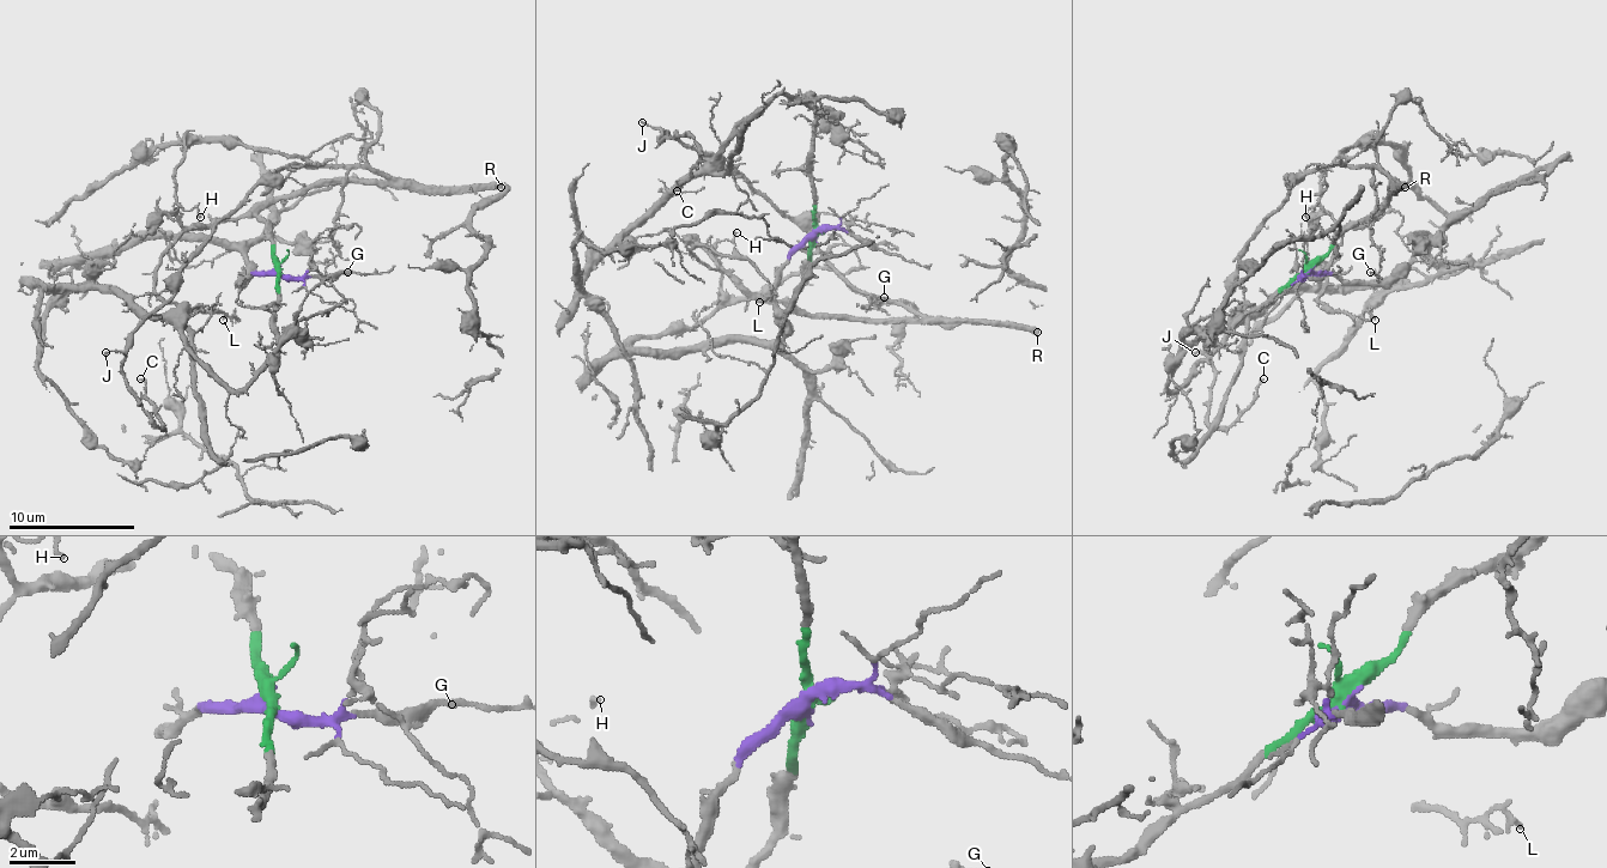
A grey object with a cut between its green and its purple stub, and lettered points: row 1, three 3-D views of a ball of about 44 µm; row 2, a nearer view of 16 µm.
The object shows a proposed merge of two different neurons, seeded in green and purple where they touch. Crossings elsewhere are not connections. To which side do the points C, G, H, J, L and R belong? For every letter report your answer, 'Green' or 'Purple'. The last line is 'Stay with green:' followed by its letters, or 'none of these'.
C: Green
G: Green
H: Green
J: Green
L: Green
R: Green
Stay with green: C, G, H, J, L, R

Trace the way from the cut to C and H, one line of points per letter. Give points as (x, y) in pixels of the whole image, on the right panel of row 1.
C: (1308, 271), (1383, 205), (1389, 176), (1314, 168), (1248, 243), (1207, 350), (1213, 425), (1236, 419), (1263, 378)
H: (1308, 271), (1342, 234), (1374, 218), (1342, 228), (1317, 205), (1304, 218)

